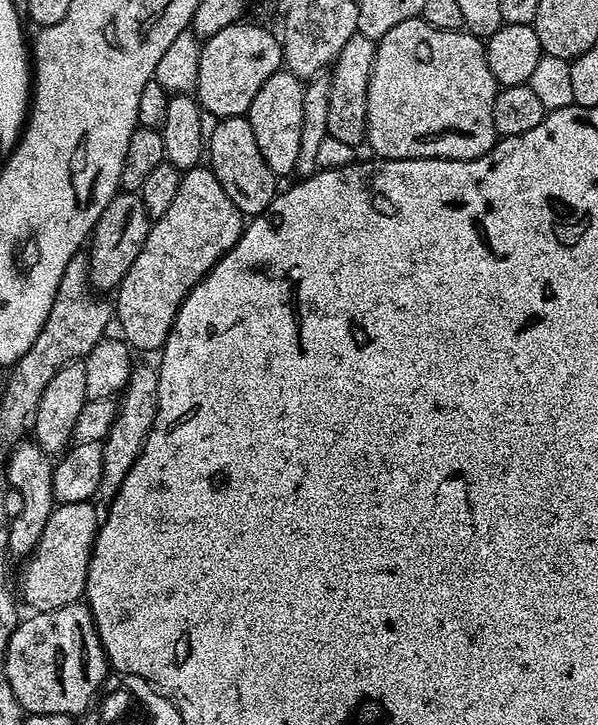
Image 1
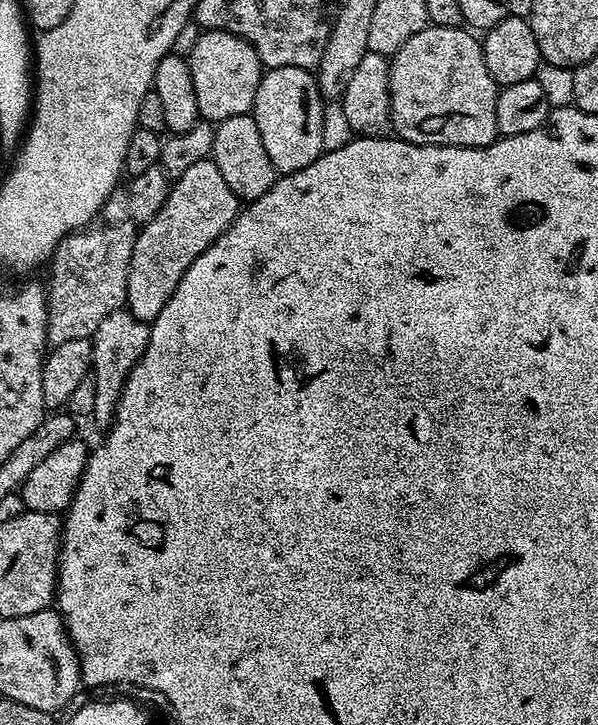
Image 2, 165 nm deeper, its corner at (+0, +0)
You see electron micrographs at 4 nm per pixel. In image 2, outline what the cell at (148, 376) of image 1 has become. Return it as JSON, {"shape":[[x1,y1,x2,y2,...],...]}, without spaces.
{"shape":[[127,307,115,308,106,318,102,318,102,326,98,326,96,333,90,337,92,341,92,370,90,378,96,385,94,386,94,410,91,419,97,420,103,426,111,425,116,419,116,403,124,397,124,384,128,380,128,375,137,362,142,358,142,354,148,345,148,339,152,333,151,327,145,321,134,318,134,314,129,312]]}

